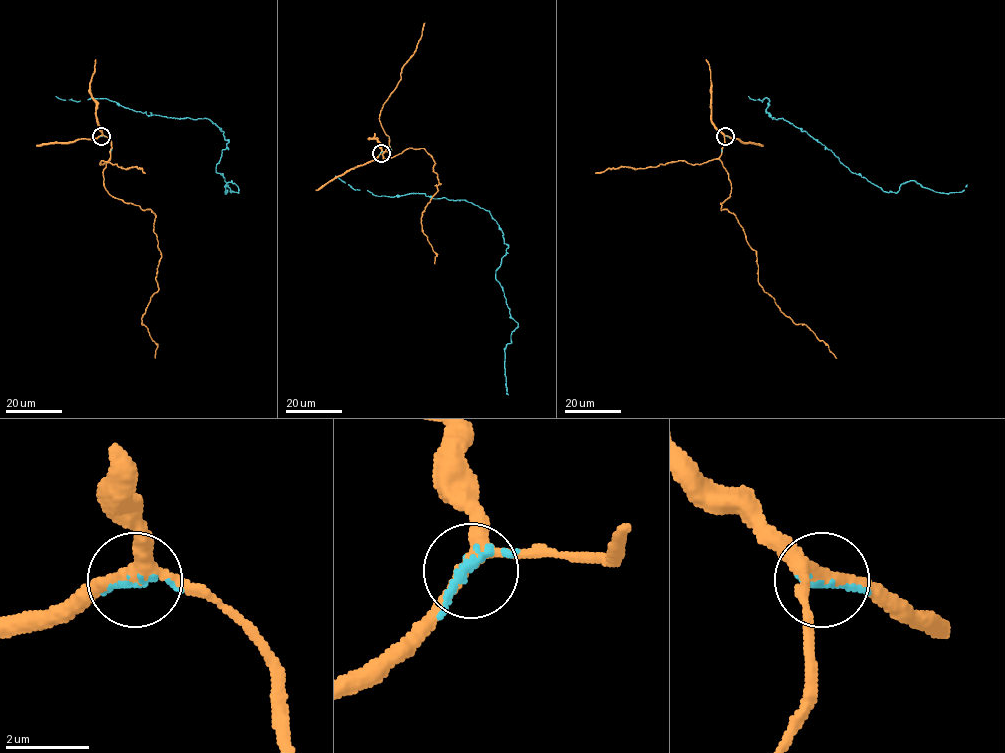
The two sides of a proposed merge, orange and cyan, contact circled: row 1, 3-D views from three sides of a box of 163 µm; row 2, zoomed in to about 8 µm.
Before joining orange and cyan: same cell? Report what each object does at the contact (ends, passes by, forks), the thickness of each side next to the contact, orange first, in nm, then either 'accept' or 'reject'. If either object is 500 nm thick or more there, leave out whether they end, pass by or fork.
orange forks there; cyan passes by; 320 nm thick on the orange side, 120 nm on the other; accept

